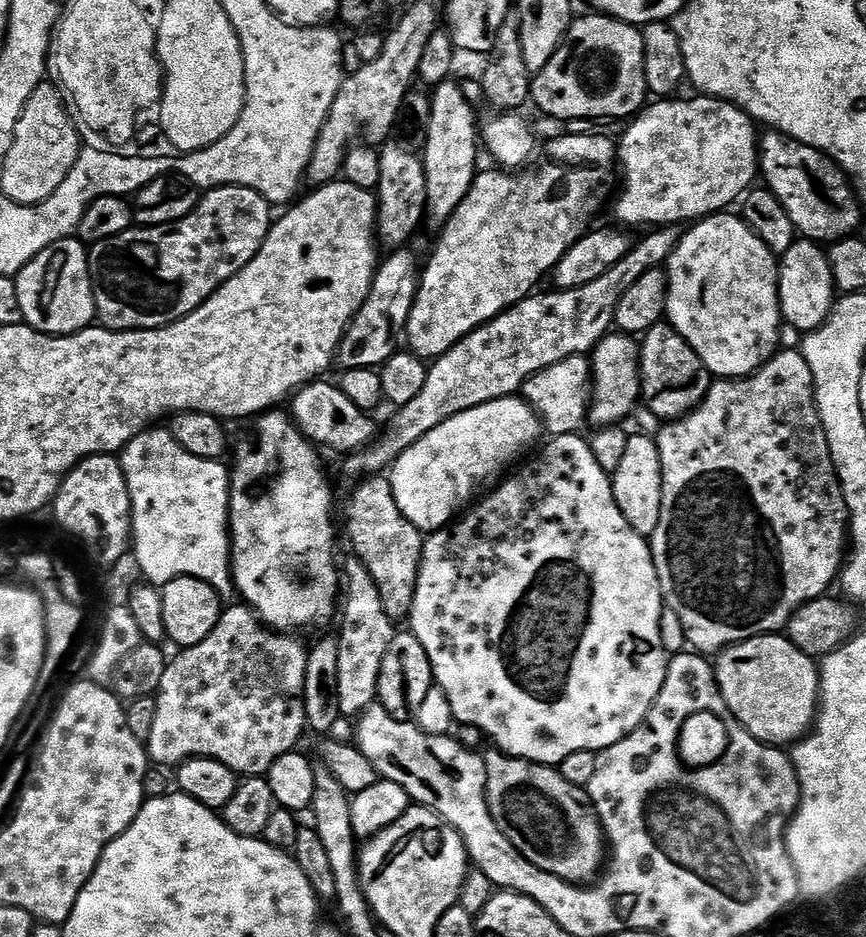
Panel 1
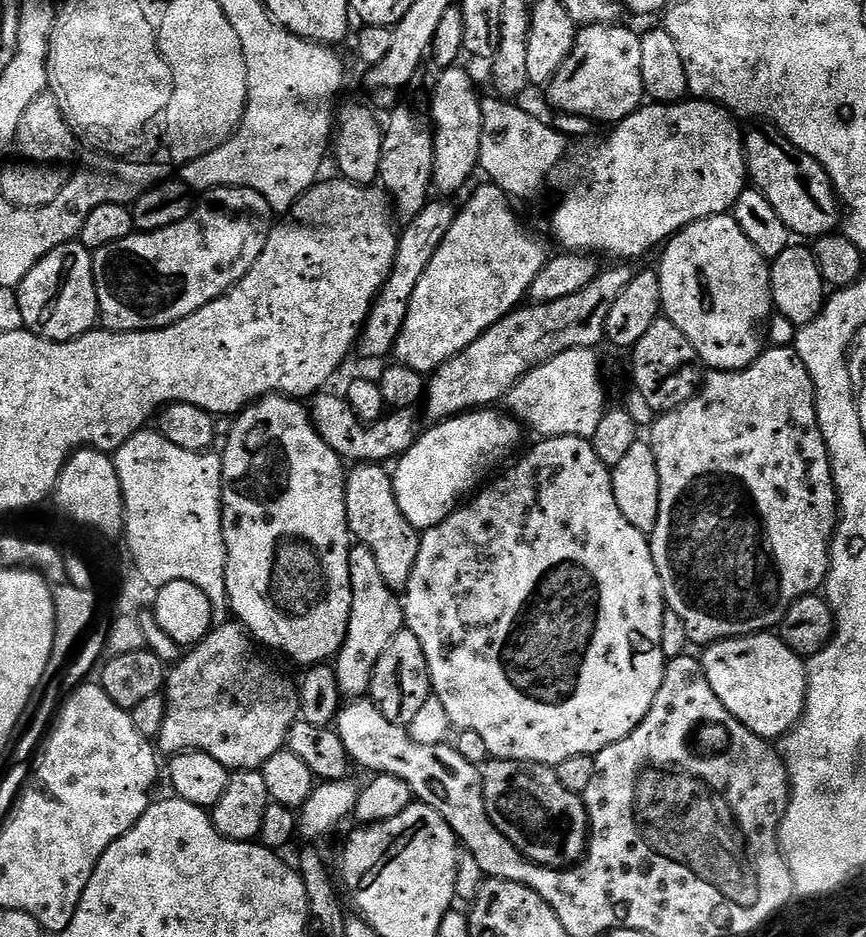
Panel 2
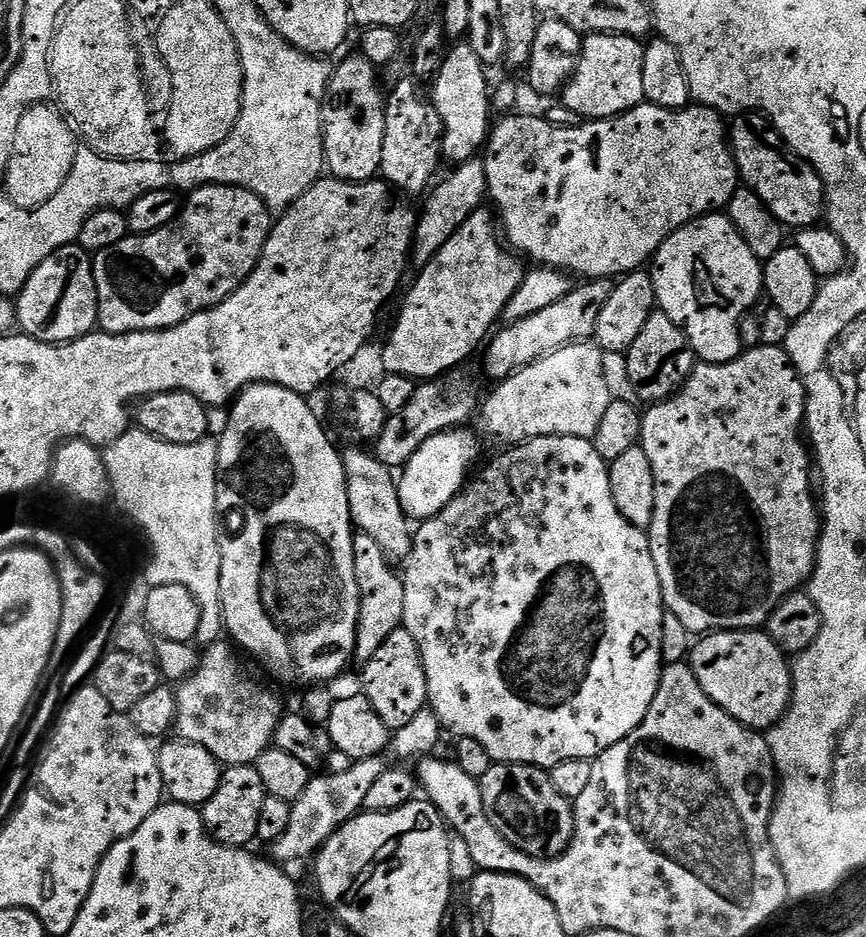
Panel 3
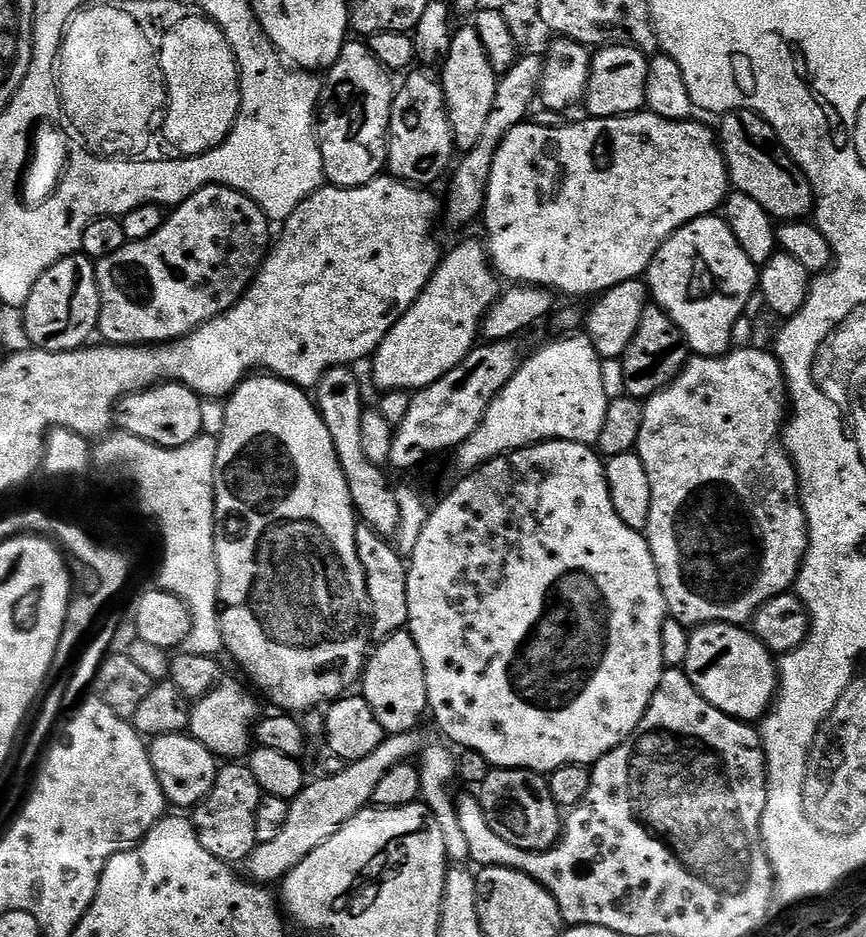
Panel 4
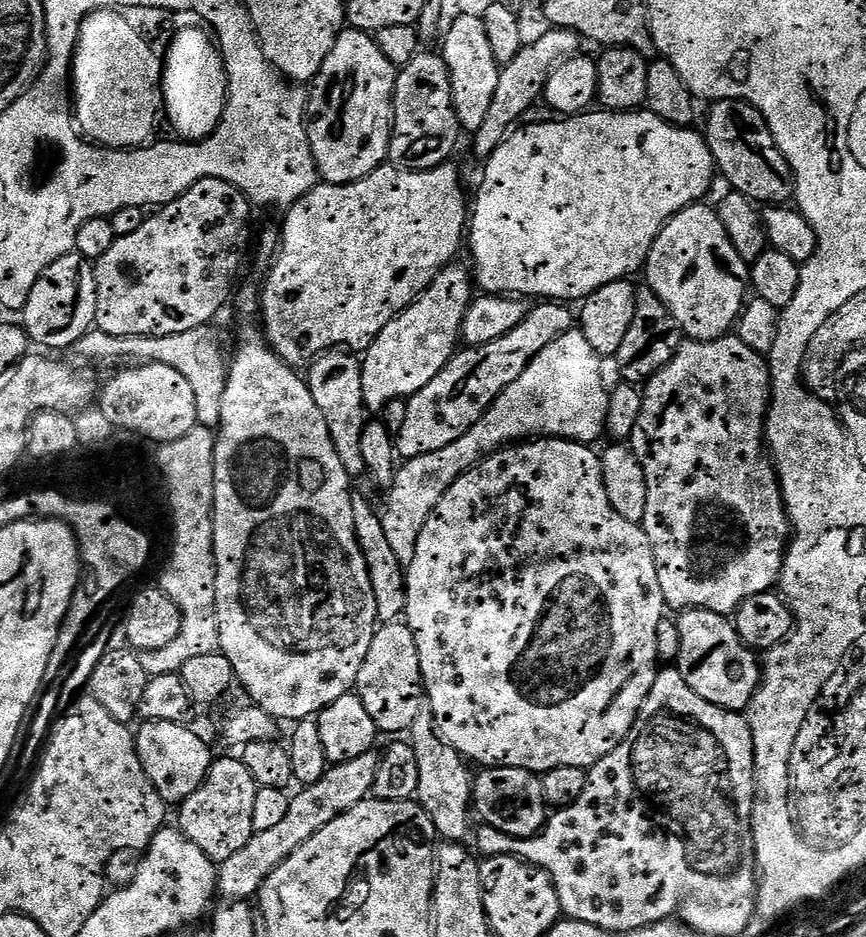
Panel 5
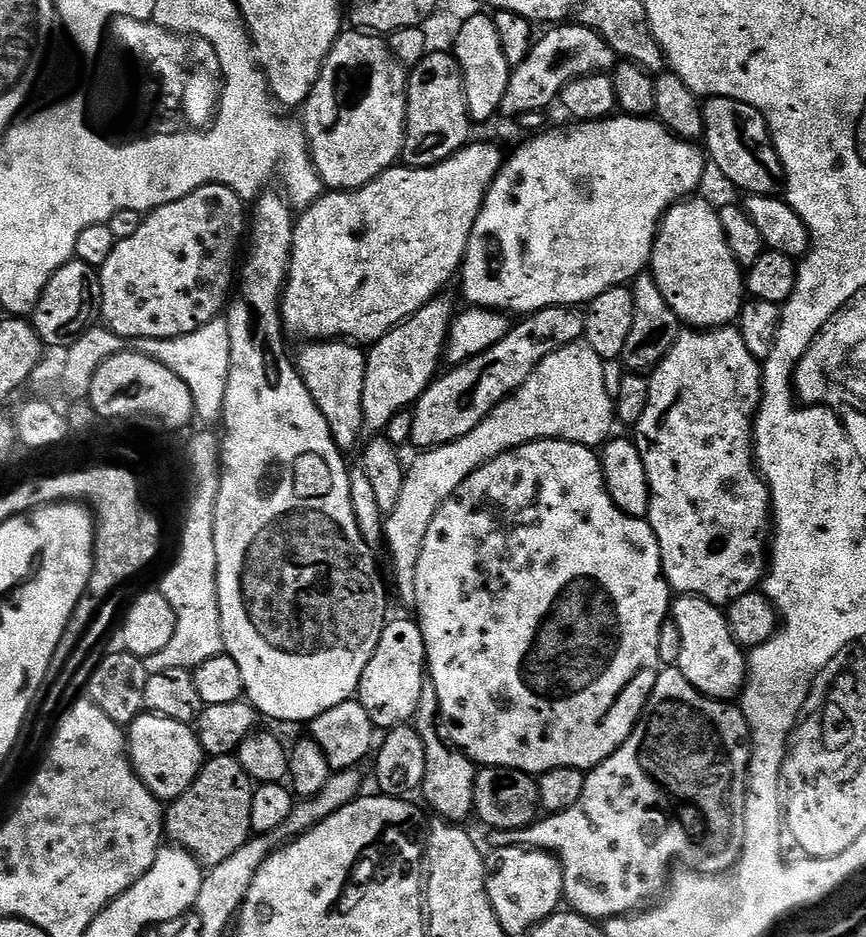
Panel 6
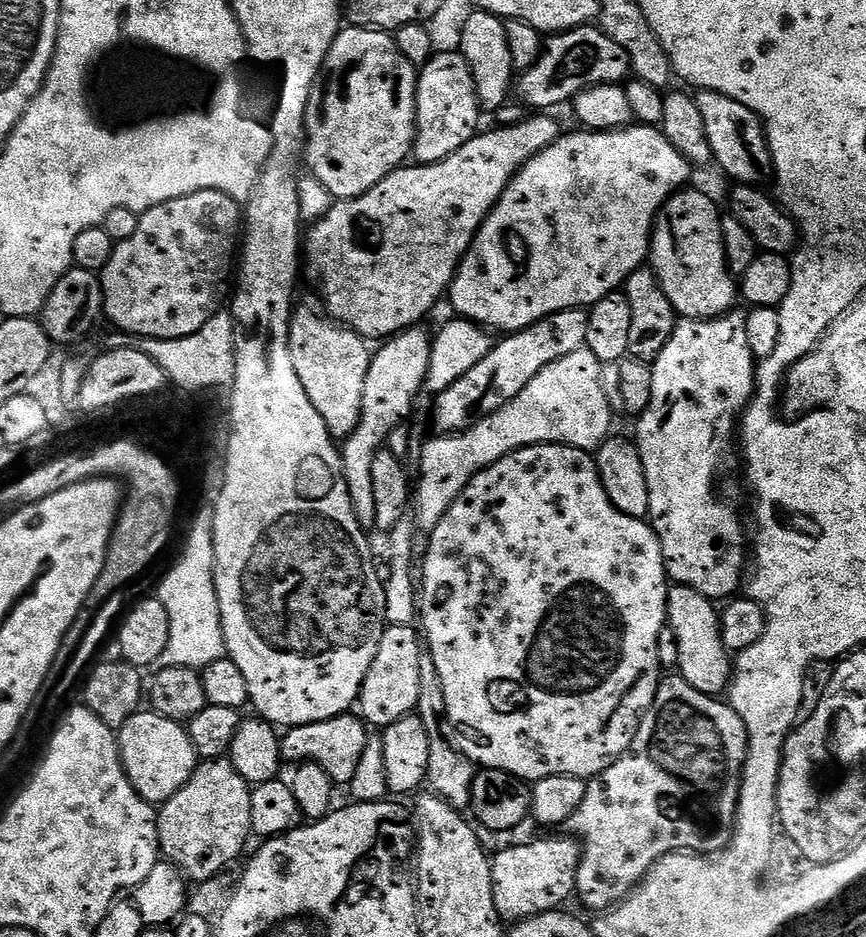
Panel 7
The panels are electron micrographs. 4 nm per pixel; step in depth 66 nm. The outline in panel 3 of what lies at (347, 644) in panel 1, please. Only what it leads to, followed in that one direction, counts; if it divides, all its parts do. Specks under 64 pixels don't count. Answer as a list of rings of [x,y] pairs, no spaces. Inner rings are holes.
[[[357,531],[352,538],[352,561],[354,562],[354,574],[358,574],[358,590],[360,591],[360,617],[356,634],[355,659],[360,662],[367,662],[374,658],[378,646],[394,634],[394,630],[401,627],[404,622],[404,578],[399,571],[394,569],[393,561],[370,538],[370,534]]]

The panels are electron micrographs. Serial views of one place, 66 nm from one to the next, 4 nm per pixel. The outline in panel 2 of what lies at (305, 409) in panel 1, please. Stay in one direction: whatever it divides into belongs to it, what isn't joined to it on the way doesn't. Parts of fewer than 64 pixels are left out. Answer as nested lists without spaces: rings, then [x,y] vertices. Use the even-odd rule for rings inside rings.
[[[332,390],[321,391],[310,400],[312,425],[316,427],[320,439],[326,442],[326,446],[334,450],[344,462],[352,460],[351,462],[383,465],[388,462],[384,460],[392,462],[403,456],[418,439],[416,414],[412,410],[400,410],[395,414],[385,414],[381,420],[365,425],[356,417],[347,399],[343,395],[335,396]]]

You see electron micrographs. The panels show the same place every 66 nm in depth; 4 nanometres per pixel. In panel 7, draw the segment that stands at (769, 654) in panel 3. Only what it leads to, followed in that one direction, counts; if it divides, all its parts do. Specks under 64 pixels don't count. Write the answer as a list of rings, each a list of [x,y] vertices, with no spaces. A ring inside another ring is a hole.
[[[677,584],[668,589],[667,627],[674,630],[678,638],[678,672],[694,690],[705,692],[708,696],[719,697],[732,683],[733,657],[722,646],[720,633],[720,613],[717,605],[694,589]]]

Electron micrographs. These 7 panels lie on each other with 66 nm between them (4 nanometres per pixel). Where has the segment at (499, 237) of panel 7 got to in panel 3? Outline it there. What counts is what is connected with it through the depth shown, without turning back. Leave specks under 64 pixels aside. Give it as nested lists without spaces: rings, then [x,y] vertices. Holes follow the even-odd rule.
[[[645,102],[610,120],[589,120],[573,128],[551,124],[543,115],[512,115],[516,114],[505,115],[508,116],[505,120],[497,119],[493,123],[488,134],[488,143],[482,152],[488,179],[488,196],[491,203],[492,200],[496,203],[495,211],[498,213],[498,220],[502,225],[506,240],[506,235],[508,235],[507,243],[521,257],[529,261],[530,259],[537,260],[534,261],[537,265],[559,269],[573,277],[584,276],[580,278],[585,281],[623,278],[629,272],[643,269],[656,255],[665,238],[677,232],[682,225],[690,223],[691,220],[699,220],[701,216],[715,213],[717,210],[727,209],[730,198],[736,193],[738,187],[736,160],[732,156],[726,120],[724,124],[723,118],[720,117],[723,115],[717,109],[689,106],[671,112],[662,106],[654,106]]]

